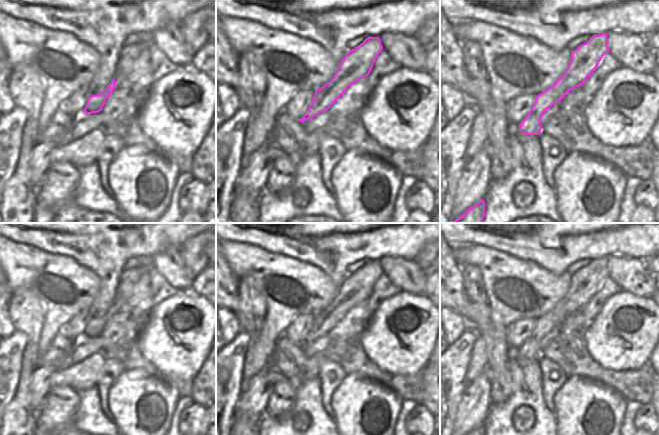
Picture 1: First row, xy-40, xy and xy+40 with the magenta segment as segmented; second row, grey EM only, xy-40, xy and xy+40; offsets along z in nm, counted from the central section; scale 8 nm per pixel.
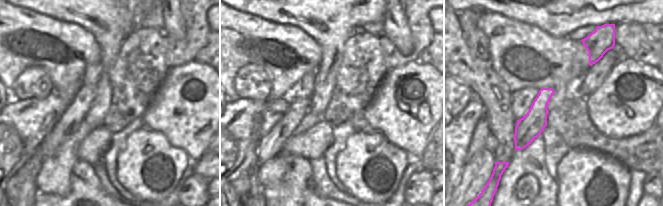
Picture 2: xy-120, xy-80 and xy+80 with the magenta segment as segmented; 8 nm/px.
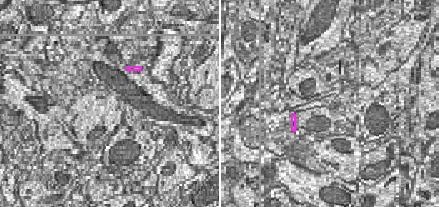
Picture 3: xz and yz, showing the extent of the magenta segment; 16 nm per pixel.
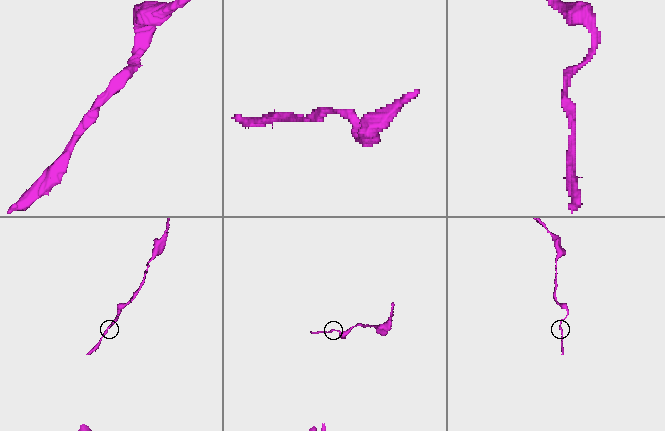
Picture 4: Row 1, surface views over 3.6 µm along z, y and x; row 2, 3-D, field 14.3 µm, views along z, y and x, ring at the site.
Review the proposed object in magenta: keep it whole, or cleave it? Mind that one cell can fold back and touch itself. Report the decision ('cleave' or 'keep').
keep

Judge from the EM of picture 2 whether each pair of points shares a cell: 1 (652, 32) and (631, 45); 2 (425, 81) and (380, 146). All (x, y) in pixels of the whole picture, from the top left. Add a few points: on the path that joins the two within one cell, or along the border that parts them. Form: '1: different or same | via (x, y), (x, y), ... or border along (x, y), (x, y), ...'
1: different | border along (644, 26), (646, 34), (652, 40)
2: different | border along (375, 131), (383, 134), (392, 143), (406, 151)

